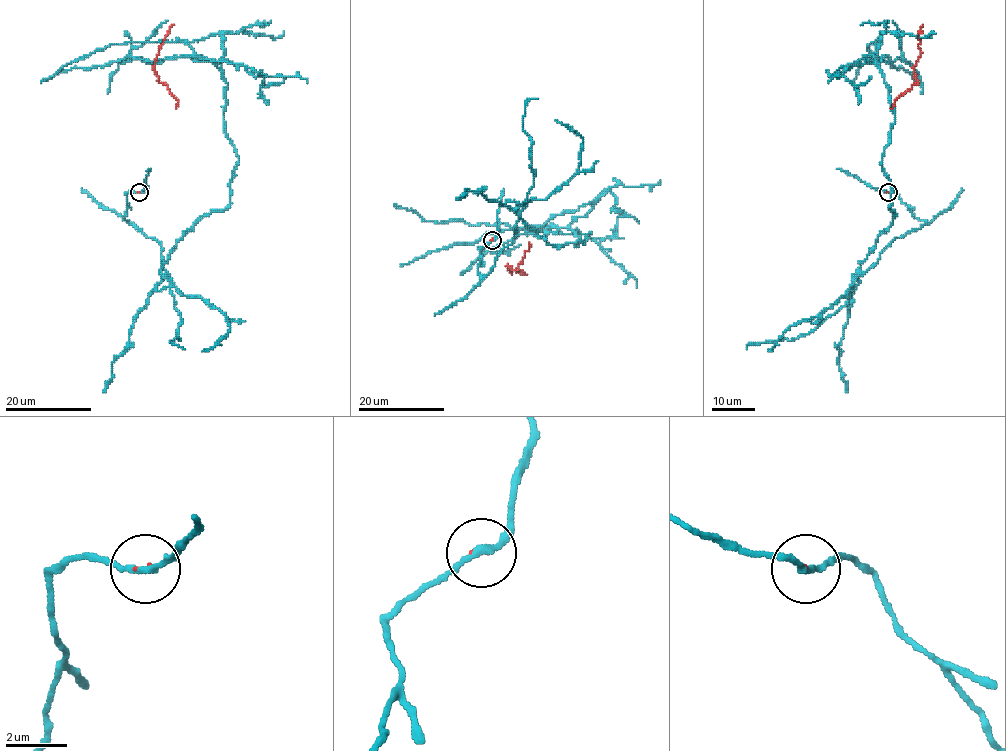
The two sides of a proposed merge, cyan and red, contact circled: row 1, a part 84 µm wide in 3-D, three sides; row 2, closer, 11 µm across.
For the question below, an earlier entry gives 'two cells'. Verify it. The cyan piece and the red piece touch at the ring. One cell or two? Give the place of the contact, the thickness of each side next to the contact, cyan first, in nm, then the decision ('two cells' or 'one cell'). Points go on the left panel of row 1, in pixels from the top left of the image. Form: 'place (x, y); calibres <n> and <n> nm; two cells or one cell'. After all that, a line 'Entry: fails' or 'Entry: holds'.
place (139, 192); calibres 200 and 80 nm; two cells
Entry: holds

